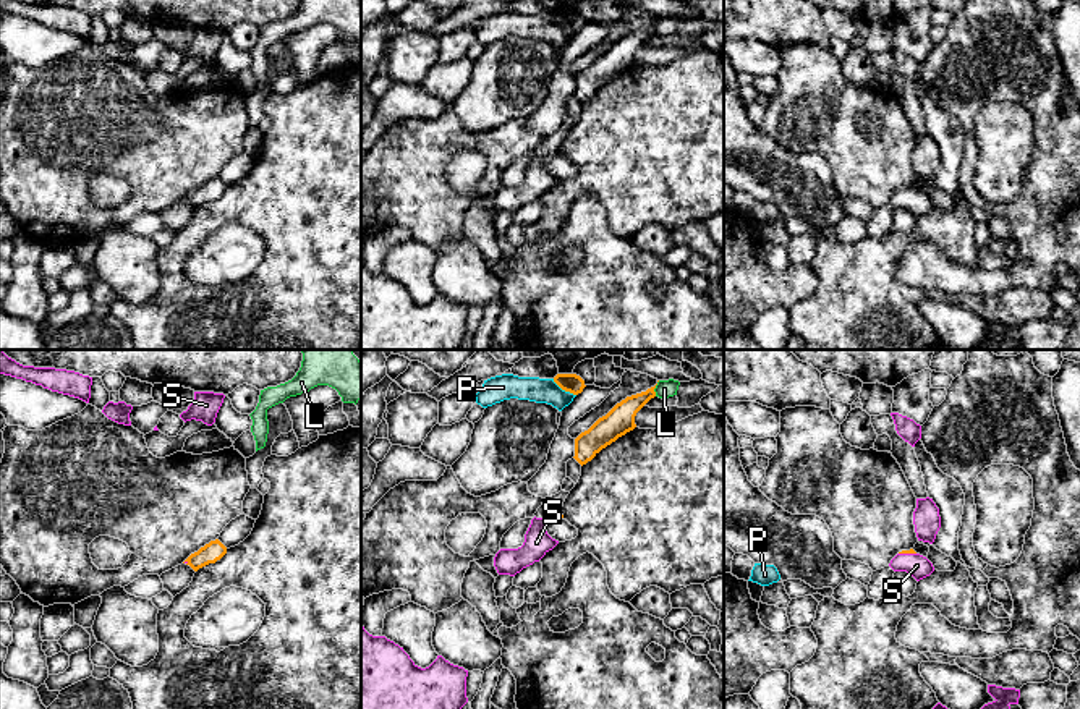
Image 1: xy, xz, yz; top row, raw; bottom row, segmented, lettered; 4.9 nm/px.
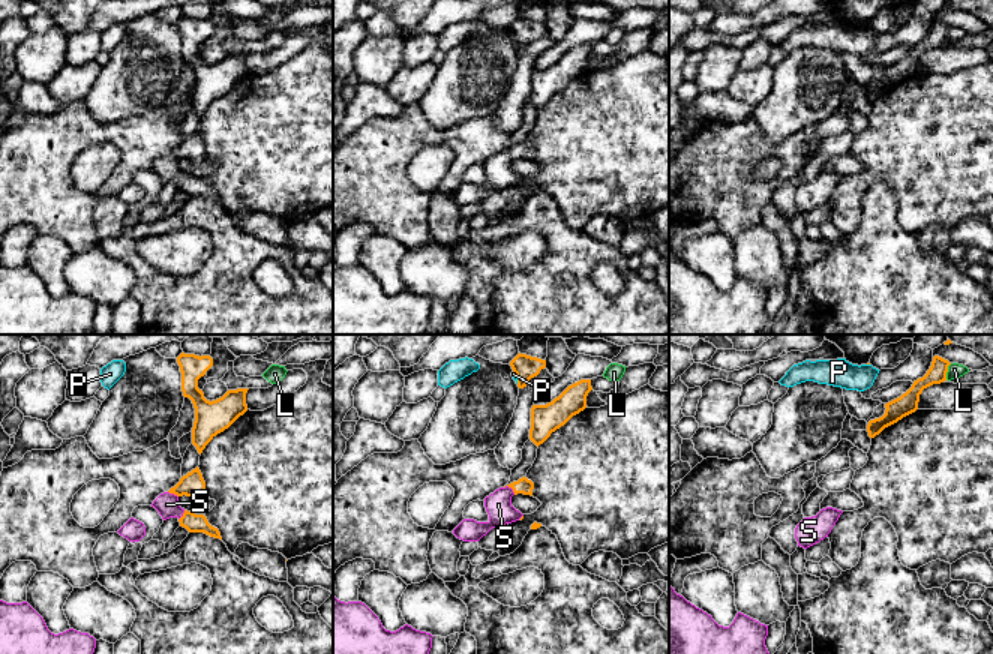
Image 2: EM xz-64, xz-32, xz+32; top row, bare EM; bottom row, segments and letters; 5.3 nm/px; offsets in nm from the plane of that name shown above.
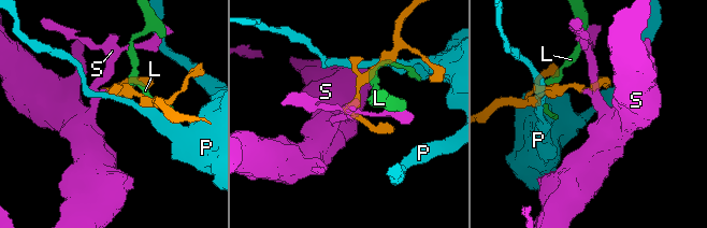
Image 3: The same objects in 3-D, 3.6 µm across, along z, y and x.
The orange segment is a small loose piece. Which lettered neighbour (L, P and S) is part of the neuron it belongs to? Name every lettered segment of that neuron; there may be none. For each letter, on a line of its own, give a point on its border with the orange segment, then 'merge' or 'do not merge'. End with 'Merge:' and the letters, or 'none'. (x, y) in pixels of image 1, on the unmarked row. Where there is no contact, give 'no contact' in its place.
L: xz (654, 25) | do not merge
P: xz (564, 26) | do not merge
S: yz (907, 190) | merge
Merge: S

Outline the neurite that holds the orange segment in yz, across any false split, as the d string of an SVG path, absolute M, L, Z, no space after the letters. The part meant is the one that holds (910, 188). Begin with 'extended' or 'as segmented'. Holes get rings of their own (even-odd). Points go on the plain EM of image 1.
extended; M913 186L899 189L891 197L889 204L894 209L910 210L916 219L929 214L934 209L933 201L926 194L916 191Z

